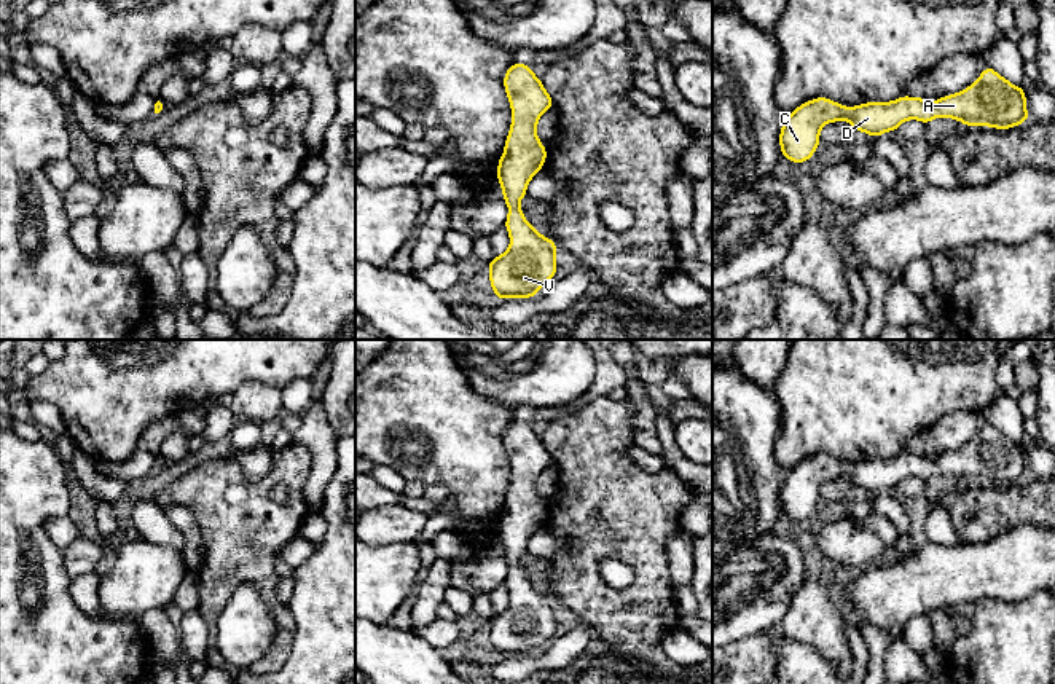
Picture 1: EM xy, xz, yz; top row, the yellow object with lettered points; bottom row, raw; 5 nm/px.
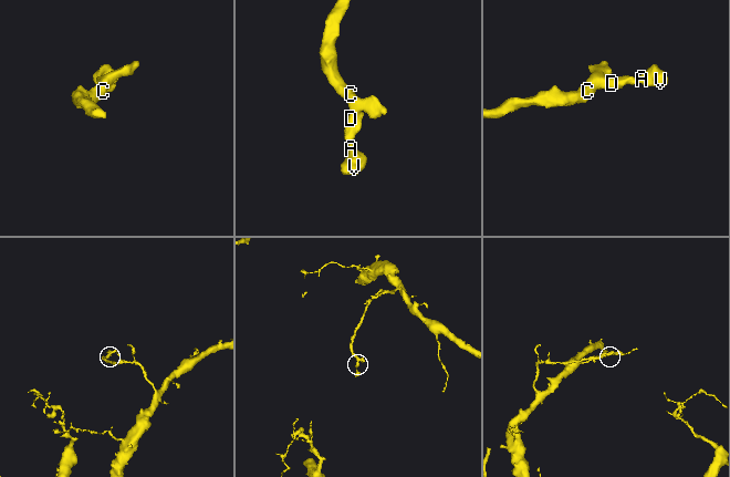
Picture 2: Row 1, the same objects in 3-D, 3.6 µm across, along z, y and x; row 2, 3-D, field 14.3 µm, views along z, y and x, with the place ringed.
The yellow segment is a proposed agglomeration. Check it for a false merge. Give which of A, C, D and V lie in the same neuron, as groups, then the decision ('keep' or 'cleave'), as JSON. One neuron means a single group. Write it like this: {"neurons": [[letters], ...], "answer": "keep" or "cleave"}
{"neurons": [["A", "C", "D", "V"]], "answer": "keep"}

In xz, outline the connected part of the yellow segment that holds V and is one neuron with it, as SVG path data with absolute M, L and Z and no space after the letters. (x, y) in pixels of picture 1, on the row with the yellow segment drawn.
M520 62L508 67L504 88L513 118L496 177L510 209L504 225L510 247L489 261L488 273L494 298L532 298L556 274L558 247L528 223L520 201L547 159L547 148L537 137L537 121L555 102L532 69Z

